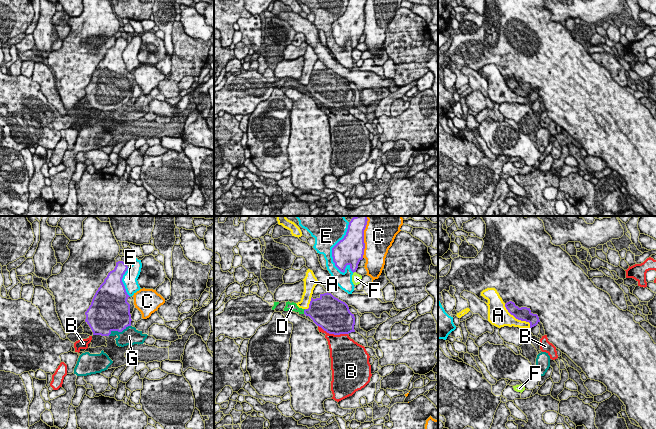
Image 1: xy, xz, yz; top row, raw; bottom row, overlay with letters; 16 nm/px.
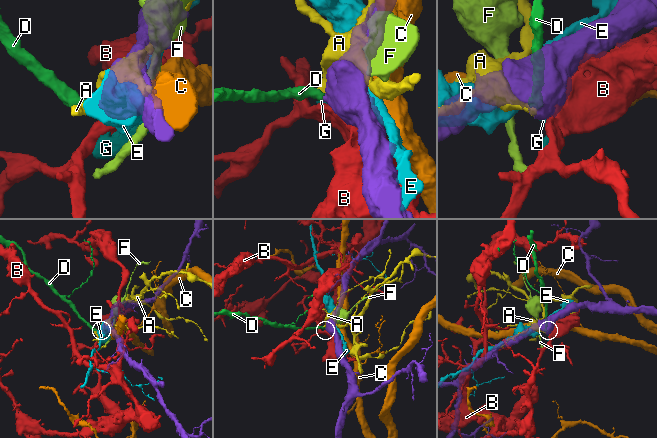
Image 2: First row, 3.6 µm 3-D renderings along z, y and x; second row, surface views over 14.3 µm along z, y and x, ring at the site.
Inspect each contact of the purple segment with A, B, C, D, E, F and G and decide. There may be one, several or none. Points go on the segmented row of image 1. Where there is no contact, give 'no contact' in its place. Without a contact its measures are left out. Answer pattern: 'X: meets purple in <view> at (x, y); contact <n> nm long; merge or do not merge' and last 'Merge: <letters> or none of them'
A: meets purple in yz at (517, 318); contact 550 nm long; do not merge
B: meets purple in xz at (333, 333); contact 500 nm long; do not merge
C: meets purple in xz at (363, 237); contact 700 nm long; do not merge
D: meets purple in xz at (304, 311); contact 90 nm long; merge
E: meets purple in xz at (332, 248); contact 850 nm long; do not merge
F: meets purple in xz at (354, 271); contact 60 nm long; do not merge
G: meets purple in xy at (119, 331); contact 400 nm long; do not merge
Merge: D

